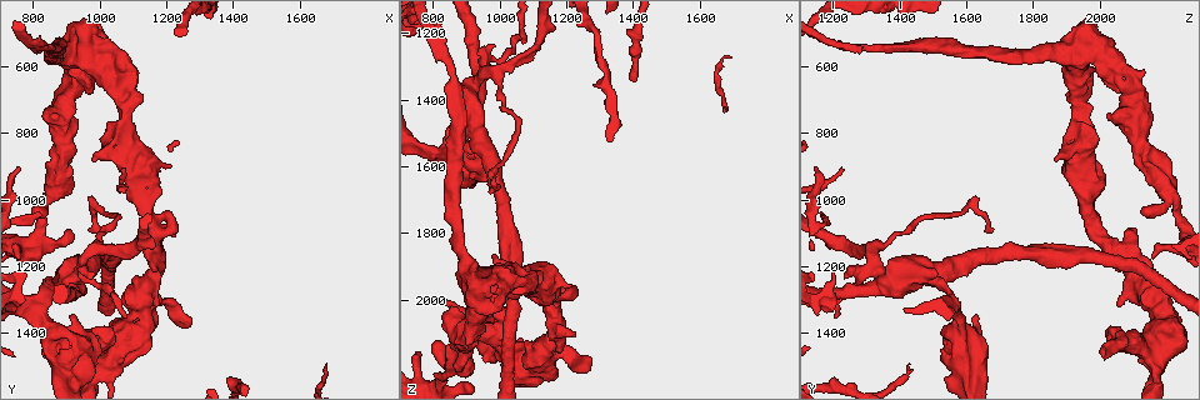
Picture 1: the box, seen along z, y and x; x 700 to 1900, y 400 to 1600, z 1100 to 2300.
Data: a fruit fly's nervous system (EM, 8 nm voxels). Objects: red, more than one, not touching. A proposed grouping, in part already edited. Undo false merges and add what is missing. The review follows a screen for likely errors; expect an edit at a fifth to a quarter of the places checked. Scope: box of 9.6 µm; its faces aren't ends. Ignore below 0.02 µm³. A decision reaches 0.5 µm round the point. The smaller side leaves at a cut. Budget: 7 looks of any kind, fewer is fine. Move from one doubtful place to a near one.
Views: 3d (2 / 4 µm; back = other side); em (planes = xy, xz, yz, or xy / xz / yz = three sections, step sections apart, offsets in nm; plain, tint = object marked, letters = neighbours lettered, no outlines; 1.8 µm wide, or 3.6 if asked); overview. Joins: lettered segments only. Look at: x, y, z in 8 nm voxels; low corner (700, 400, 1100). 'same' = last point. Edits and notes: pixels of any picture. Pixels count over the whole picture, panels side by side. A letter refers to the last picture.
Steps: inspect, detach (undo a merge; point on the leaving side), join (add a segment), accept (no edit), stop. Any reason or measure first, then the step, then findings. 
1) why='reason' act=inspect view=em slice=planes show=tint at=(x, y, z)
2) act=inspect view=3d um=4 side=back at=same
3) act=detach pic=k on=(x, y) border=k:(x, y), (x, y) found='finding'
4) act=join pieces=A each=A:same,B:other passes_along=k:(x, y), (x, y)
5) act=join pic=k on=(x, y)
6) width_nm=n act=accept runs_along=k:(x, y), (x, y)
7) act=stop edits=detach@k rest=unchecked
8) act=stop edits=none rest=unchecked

why='touches itself' act=inspect view=em um=3.6 slice=planes show=plain at=(1050, 1470, 2180)

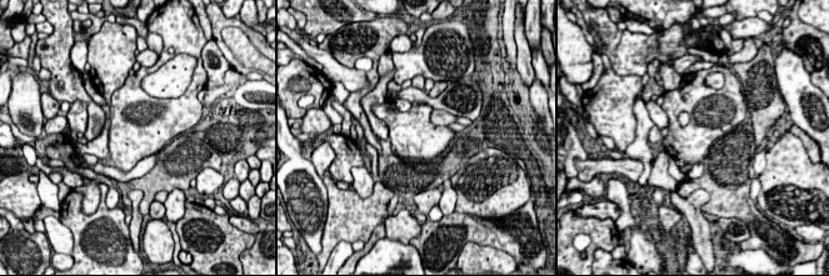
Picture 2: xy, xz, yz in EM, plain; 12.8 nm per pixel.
act=inspect view=em um=3.6 slice=planes show=letters at=same

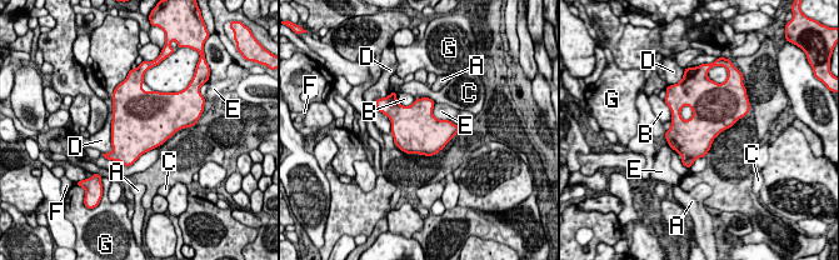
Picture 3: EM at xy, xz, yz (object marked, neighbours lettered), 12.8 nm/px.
act=accept each=A:other,B:other,C:other,D:other,E:other,F:other,G:other found='all the same neuron'

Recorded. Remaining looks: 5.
why='branch stops here' act=inspect view=3d um=4 at=(1180, 1320, 2060)

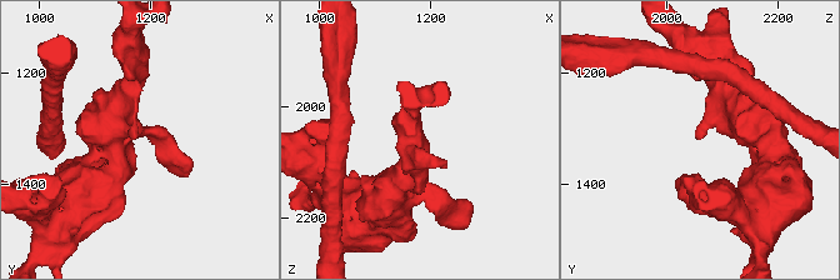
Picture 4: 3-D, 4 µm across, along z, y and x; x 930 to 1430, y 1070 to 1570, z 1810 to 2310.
act=inspect view=em slice=yz step=16 show=tint at=(1175, 1320, 2055)

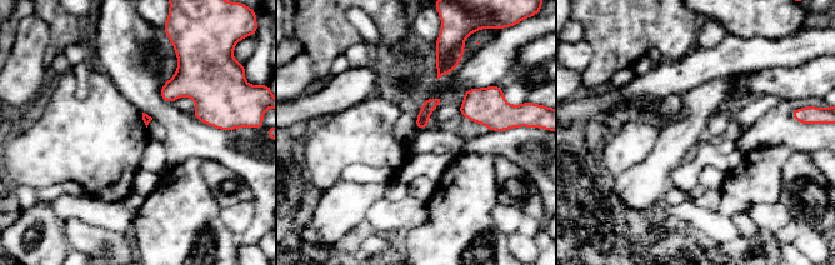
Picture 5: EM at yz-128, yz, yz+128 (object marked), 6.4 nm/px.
act=inspect view=em slice=planes show=letters at=same

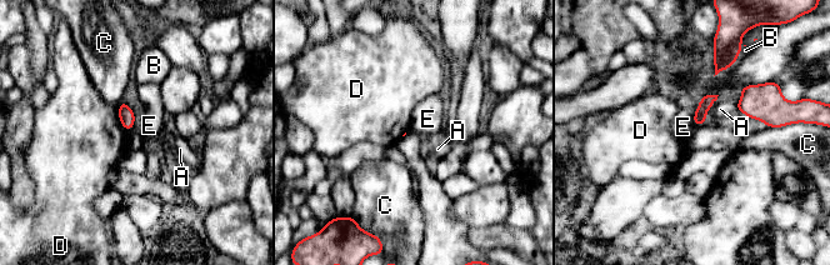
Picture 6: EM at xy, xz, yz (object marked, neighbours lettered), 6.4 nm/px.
act=accept each=A:other,B:other,C:other,D:other,E:other border=6:(135, 116), (131, 129) found='no lettered segment goes on from it'

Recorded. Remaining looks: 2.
why='thin arm on a thick one' act=inspect view=3d um=2 at=(900, 1230, 1490)

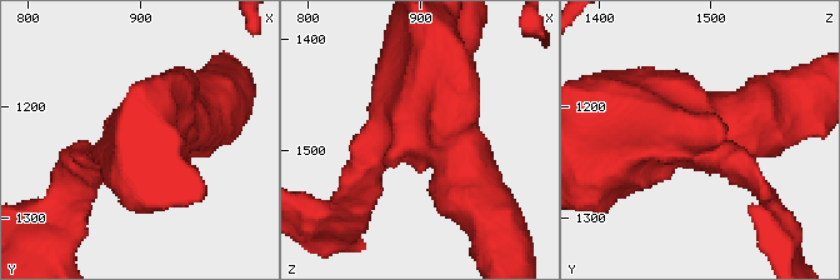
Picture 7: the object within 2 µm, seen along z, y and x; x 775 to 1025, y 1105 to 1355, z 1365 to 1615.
act=inspect view=em slice=planes show=letters at=(894, 1234, 1486)

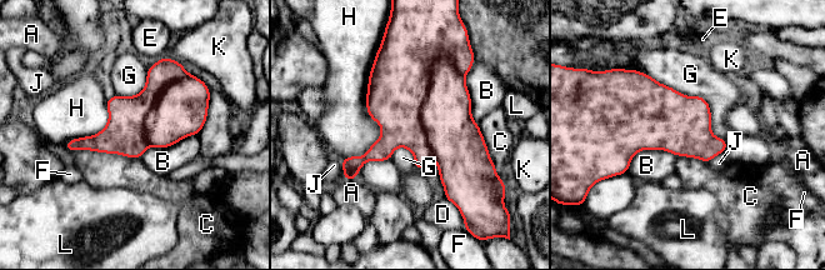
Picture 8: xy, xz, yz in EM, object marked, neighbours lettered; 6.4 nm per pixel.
longest_contact=H:750nm act=detach pic=8 on=(446, 118) each=A:other,B:other,C:other,D:other,E:other,F:other,G:other,H:other,J:other,K:other,L:other found='a second neuron is stuck on'

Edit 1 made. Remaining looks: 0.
act=stop edits=detach@8 rest=unchecked

